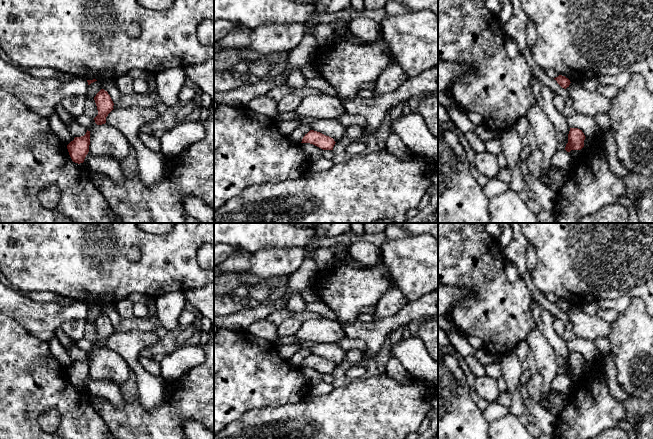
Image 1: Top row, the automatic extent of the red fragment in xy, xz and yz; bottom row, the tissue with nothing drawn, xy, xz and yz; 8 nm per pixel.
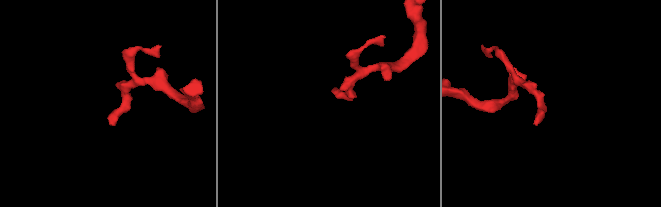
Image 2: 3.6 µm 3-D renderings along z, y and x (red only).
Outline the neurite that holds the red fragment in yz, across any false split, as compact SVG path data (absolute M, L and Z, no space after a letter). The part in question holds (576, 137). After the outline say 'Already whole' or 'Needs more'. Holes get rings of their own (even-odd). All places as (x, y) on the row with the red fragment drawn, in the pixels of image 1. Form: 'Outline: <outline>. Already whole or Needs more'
Outline: M570 128L568 134L568 143L565 150L570 152L571 150L581 150L584 147L585 135L582 130L578 128Z. Already whole

